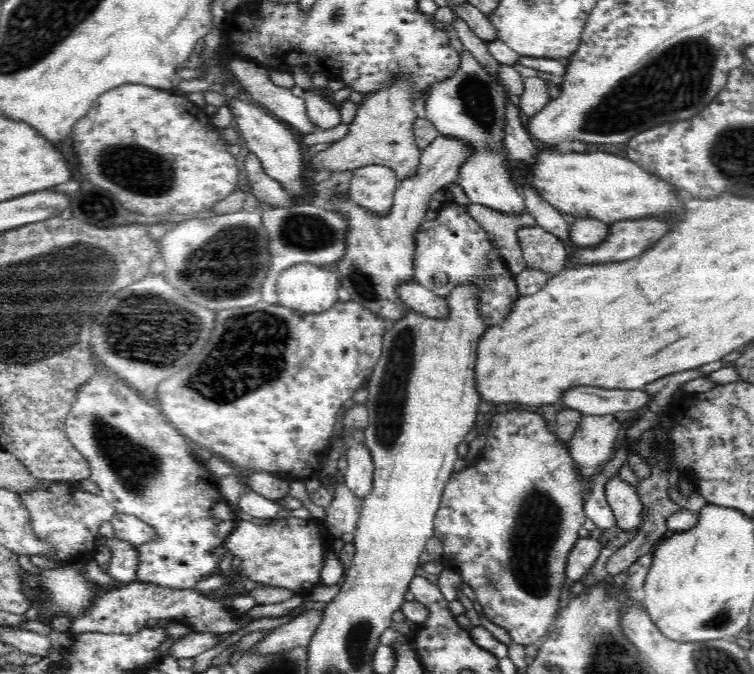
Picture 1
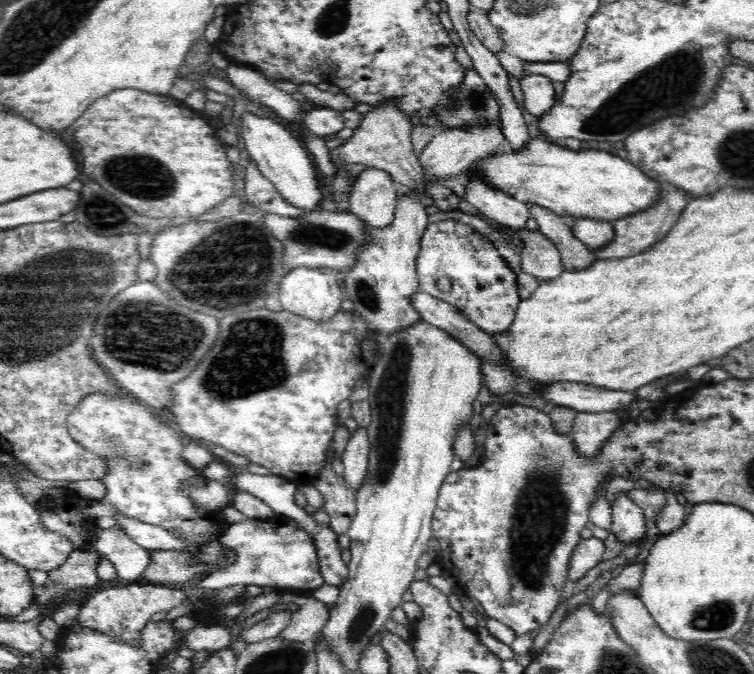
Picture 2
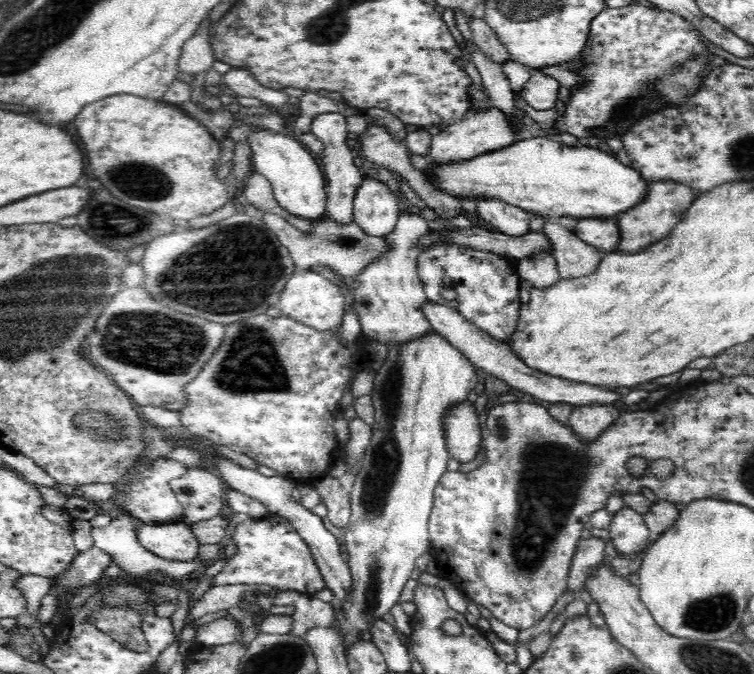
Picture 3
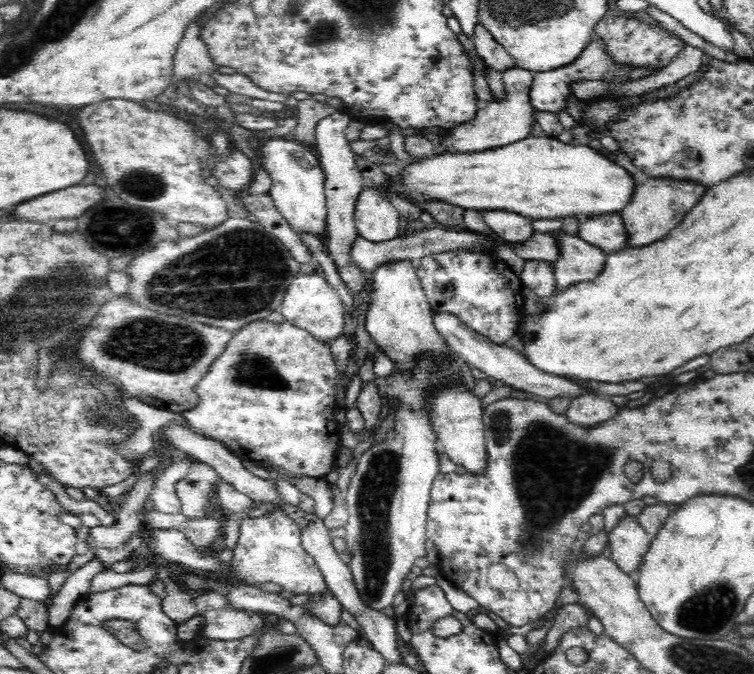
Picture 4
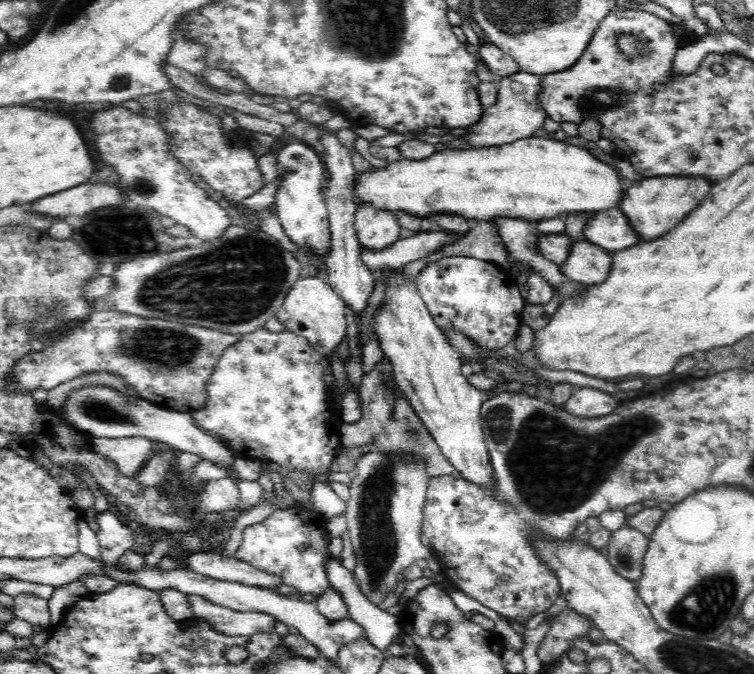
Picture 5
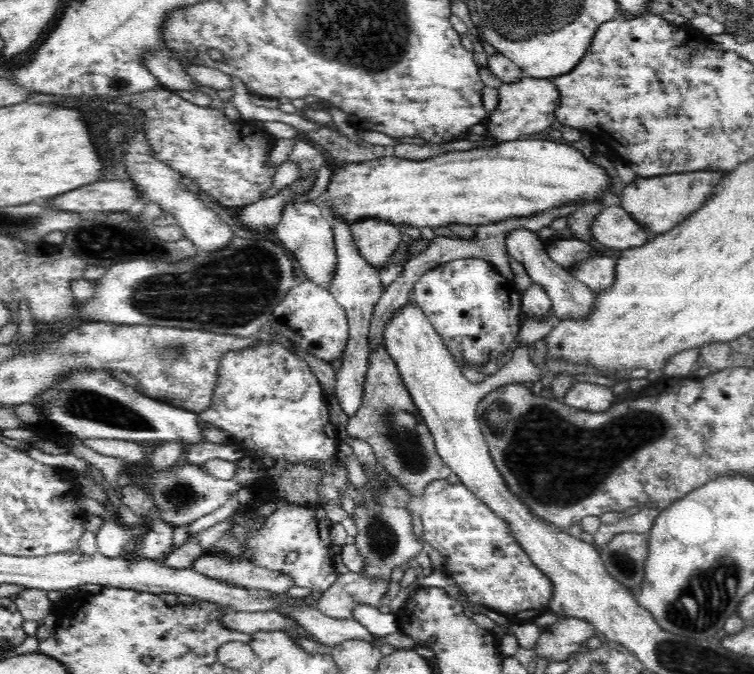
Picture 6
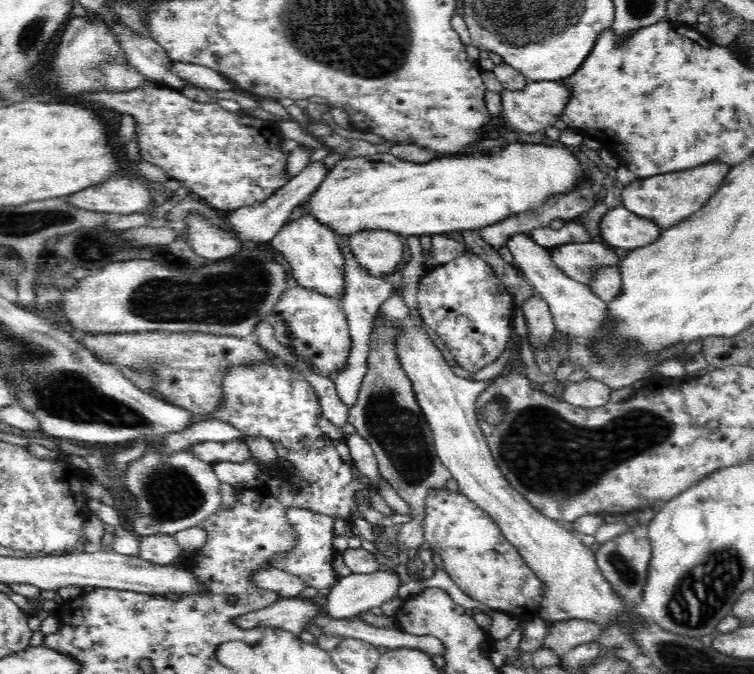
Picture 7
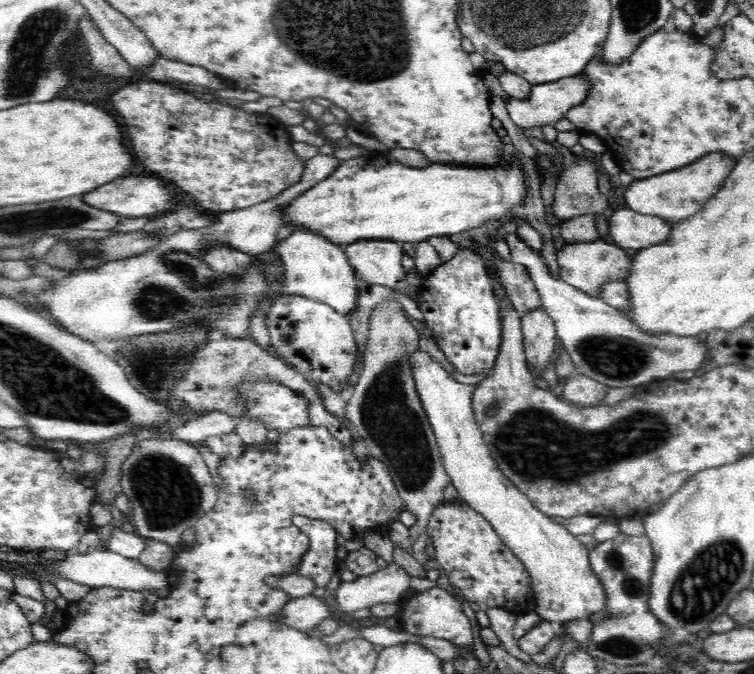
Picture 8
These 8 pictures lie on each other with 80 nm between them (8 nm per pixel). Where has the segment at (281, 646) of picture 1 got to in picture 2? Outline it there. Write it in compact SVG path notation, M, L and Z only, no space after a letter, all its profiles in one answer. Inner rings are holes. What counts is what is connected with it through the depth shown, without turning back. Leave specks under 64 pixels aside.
M279 591L278 595L280 595L278 603L294 603L298 606L298 610L293 613L290 624L277 635L277 638L283 638L290 642L292 640L296 642L316 640L330 618L330 606L314 599L314 597L304 597L295 591Z

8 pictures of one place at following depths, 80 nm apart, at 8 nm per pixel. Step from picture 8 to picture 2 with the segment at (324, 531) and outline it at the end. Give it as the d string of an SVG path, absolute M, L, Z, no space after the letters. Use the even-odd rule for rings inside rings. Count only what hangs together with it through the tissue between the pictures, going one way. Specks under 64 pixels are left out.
M274 513L272 516L265 518L246 519L243 521L230 524L224 534L218 538L222 546L226 546L228 550L234 550L237 555L235 563L224 568L218 569L215 573L210 573L204 579L201 579L198 588L210 588L210 590L218 590L224 586L234 586L236 584L258 585L269 590L278 591L295 591L312 590L319 588L324 584L321 575L320 565L318 562L318 553L316 553L316 545L310 533L302 529L300 525L296 525L294 519L280 514Z

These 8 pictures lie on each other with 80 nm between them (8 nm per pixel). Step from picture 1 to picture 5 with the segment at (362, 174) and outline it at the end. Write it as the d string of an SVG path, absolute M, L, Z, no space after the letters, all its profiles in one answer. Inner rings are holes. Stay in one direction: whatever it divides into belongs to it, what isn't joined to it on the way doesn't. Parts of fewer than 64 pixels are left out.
M368 203L356 209L354 229L361 246L377 251L400 240L402 227L392 211L378 209Z

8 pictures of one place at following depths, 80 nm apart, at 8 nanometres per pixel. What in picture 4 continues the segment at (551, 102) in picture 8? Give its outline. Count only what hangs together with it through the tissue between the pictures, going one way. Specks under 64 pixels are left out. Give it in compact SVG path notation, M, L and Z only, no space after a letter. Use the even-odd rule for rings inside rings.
M514 66L503 70L501 73L506 96L500 102L494 101L485 108L478 109L474 118L462 124L457 124L449 132L444 133L446 138L442 140L442 151L436 153L480 152L480 150L510 145L531 135L530 132L535 118L529 92L535 72Z

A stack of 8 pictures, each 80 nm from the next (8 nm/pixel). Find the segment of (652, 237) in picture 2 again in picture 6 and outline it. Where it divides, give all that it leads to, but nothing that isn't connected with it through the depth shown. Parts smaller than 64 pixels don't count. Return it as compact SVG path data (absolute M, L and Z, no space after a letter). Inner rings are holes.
M694 170L686 173L662 174L657 177L637 176L621 193L622 208L653 236L674 228L698 210L714 192L724 170Z

